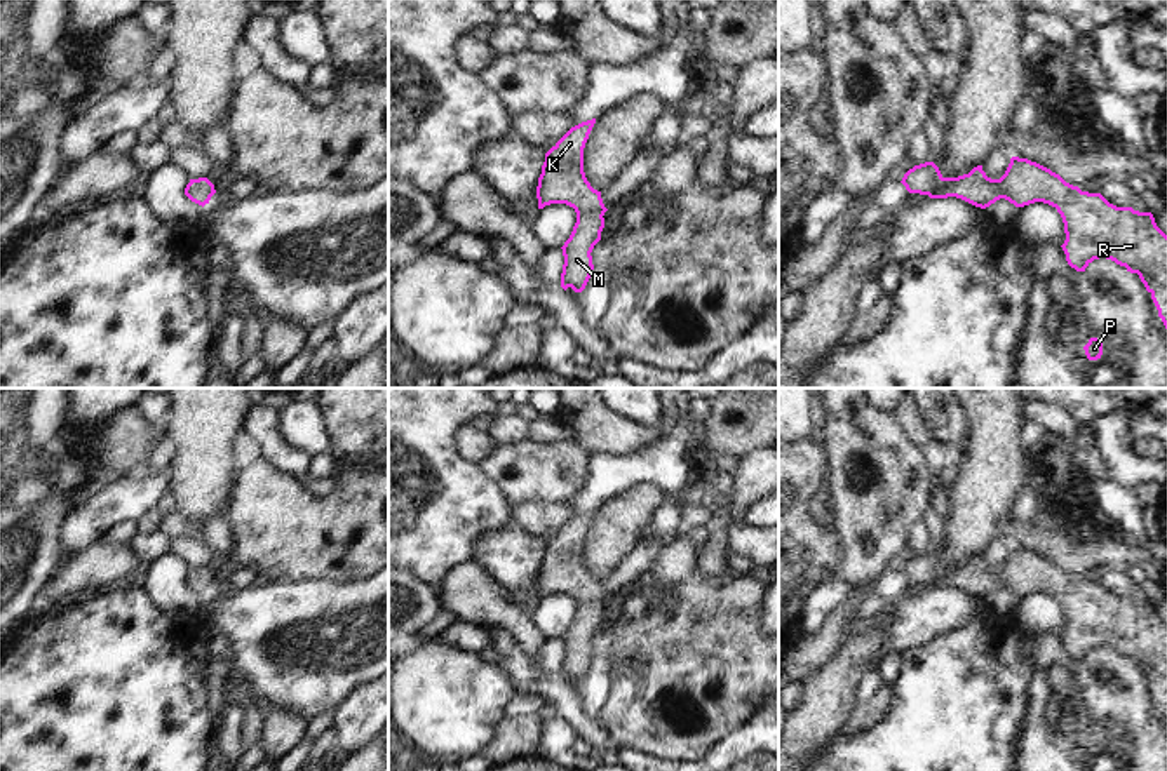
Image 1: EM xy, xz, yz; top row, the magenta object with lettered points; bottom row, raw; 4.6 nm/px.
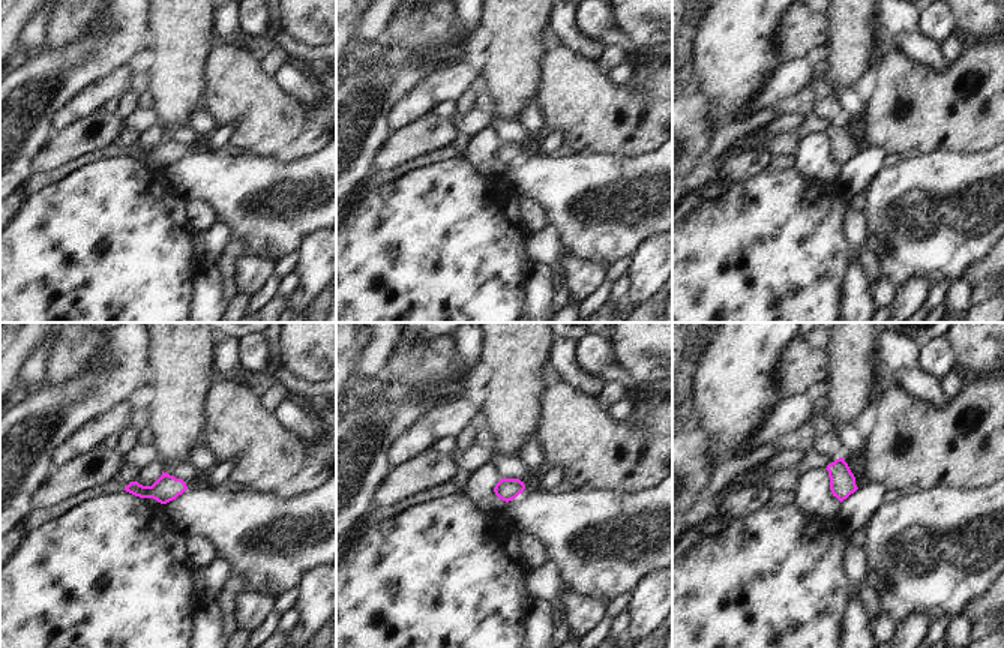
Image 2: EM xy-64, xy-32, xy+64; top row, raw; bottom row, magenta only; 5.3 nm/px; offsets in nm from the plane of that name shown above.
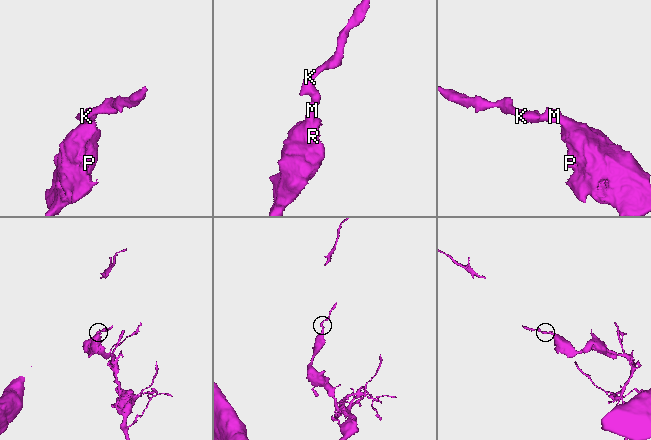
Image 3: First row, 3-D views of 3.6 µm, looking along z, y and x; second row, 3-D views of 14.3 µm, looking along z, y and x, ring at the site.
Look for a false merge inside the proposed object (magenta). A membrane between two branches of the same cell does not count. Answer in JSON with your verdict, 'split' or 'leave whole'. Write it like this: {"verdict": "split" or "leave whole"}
{"verdict": "leave whole"}

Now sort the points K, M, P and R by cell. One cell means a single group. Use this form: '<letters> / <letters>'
K M P R

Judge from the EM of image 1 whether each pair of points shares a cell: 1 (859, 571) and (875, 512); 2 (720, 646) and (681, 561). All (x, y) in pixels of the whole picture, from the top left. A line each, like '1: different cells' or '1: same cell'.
1: same cell
2: same cell

